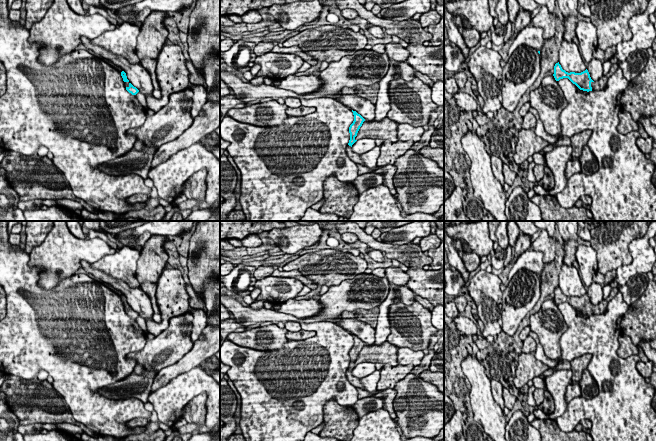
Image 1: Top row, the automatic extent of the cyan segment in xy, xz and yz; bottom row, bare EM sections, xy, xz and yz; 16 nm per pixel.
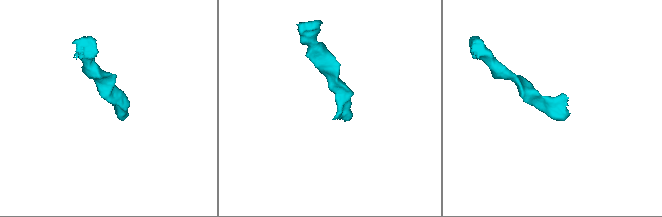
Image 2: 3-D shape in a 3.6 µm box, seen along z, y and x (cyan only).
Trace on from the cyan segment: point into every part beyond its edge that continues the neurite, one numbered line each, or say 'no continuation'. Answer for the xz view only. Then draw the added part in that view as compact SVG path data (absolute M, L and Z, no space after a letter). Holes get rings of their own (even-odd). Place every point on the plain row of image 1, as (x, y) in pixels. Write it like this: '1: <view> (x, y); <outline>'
1: xz (355, 381); M347 369L346 370L346 377L348 379L348 381L356 388L361 388L364 390L364 386L362 385L361 381L360 381L360 378L358 377L354 377L352 375L352 371Z

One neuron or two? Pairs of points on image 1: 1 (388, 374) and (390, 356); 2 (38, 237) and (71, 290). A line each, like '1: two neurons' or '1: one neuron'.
1: two neurons
2: two neurons

